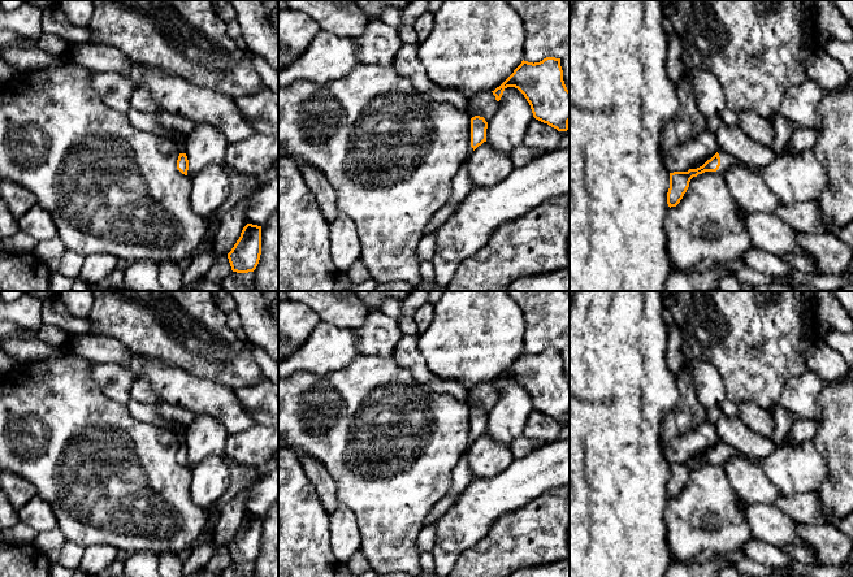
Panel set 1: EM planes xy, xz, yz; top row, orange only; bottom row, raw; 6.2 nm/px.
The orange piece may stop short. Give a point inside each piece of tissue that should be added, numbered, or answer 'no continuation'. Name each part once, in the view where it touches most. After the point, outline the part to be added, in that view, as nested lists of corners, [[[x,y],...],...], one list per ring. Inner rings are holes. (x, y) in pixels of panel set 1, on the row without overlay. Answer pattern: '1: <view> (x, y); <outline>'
1: yz (726, 450); [[[718,442],[719,448],[720,448],[720,457],[716,461],[716,464],[722,464],[726,459],[731,457],[731,456],[745,456],[744,454],[741,454],[740,451],[737,451],[736,448],[733,448],[729,444],[726,444],[723,442]],[[745,456],[749,461],[759,465],[761,464],[761,459],[754,459],[750,456]]]

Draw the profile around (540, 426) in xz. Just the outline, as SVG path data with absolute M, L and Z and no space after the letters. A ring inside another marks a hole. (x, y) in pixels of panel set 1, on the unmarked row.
M533 409L528 417L523 435L531 439L555 442L562 430L560 422Z

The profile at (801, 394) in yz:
M810 370L792 377L770 412L774 413L778 408L784 408L796 420L818 418L823 412L819 396L828 383L830 381Z

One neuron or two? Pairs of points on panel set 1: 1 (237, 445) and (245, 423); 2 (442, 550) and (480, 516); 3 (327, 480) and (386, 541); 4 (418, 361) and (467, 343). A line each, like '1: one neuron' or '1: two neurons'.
1: two neurons
2: one neuron
3: two neurons
4: two neurons

